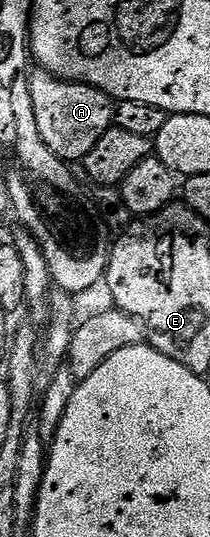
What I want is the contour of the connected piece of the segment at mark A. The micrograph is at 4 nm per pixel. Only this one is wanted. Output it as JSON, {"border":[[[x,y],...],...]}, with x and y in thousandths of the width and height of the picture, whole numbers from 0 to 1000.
{"border":[[[167,128],[143,134],[138,153],[157,181],[157,210],[176,218],[176,240],[276,296],[357,307],[400,296],[481,263],[481,255],[538,233],[538,184],[505,169],[414,155],[362,155],[229,132]]]}

